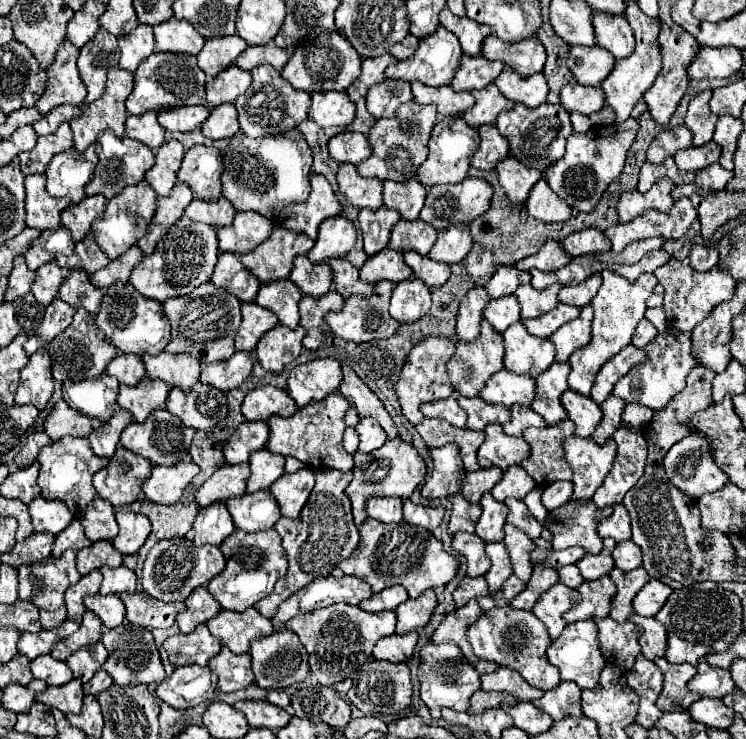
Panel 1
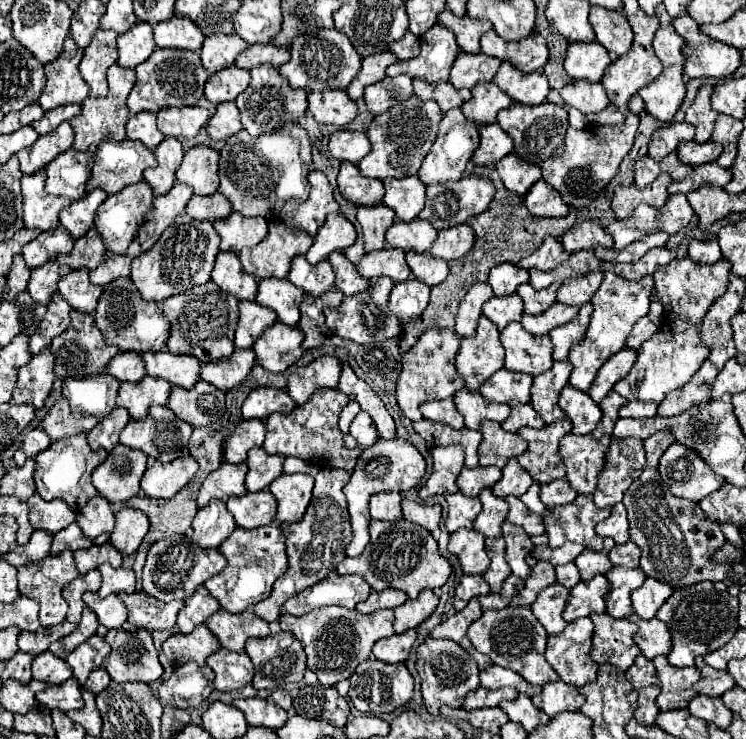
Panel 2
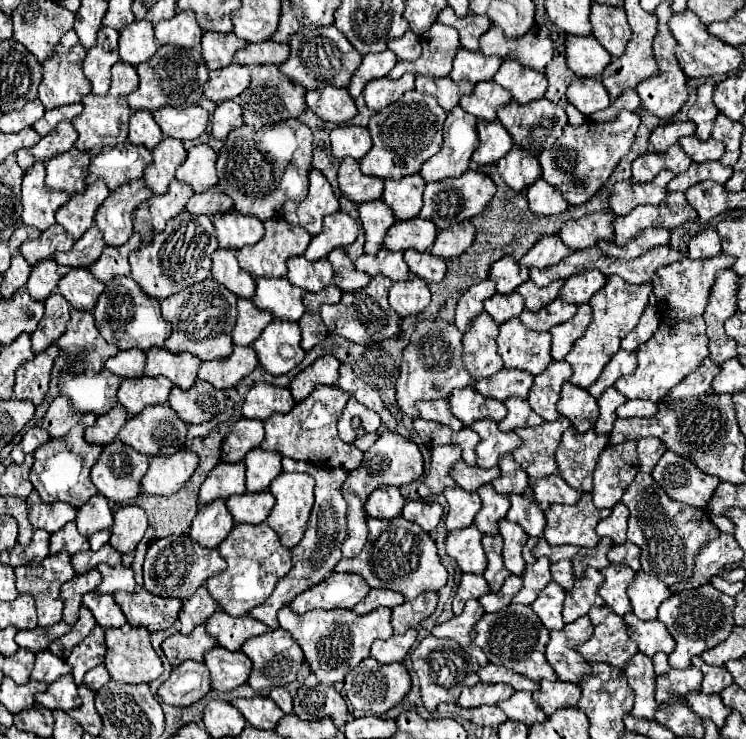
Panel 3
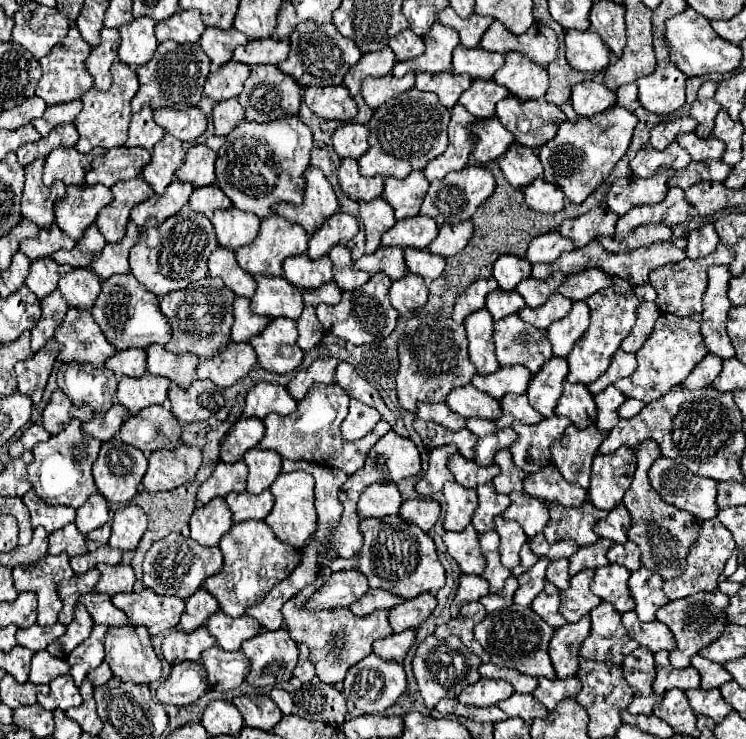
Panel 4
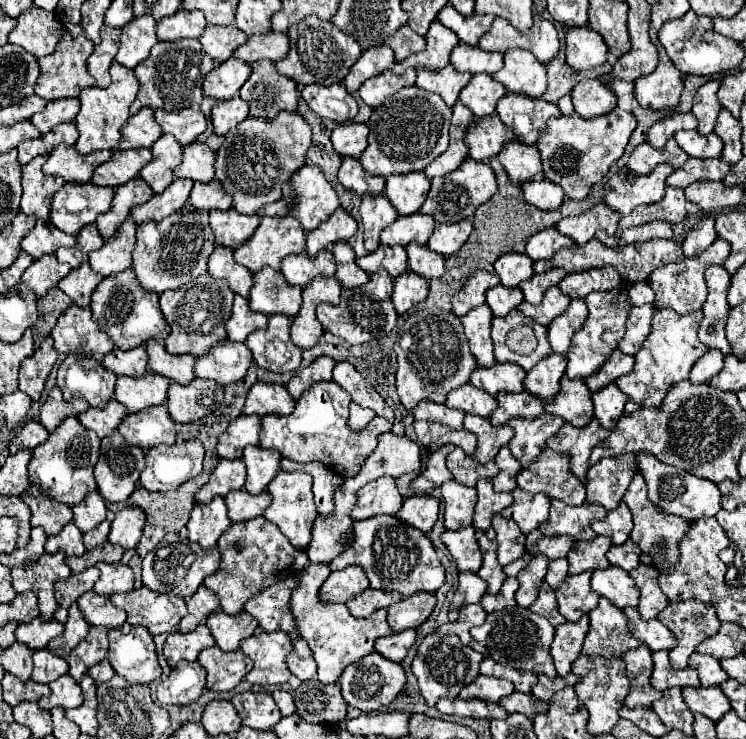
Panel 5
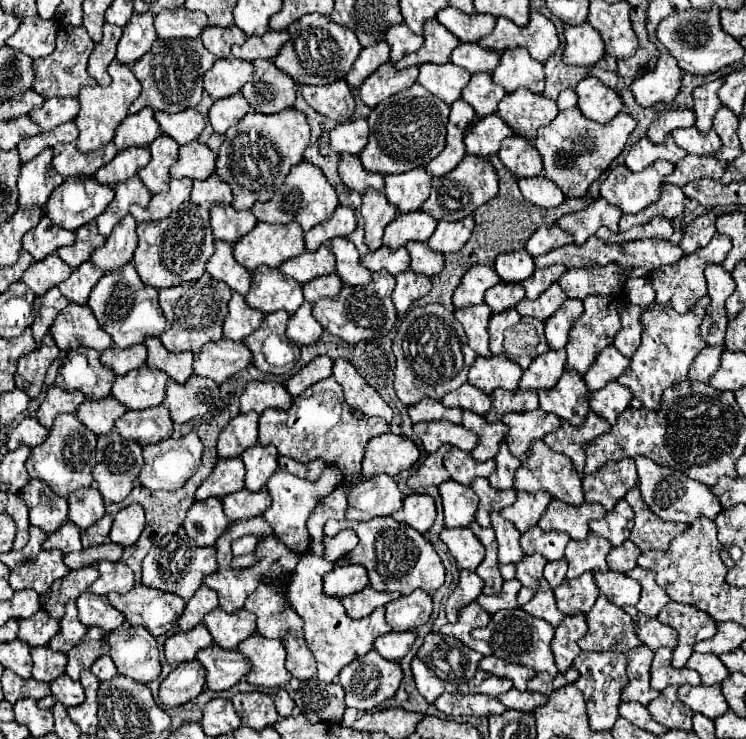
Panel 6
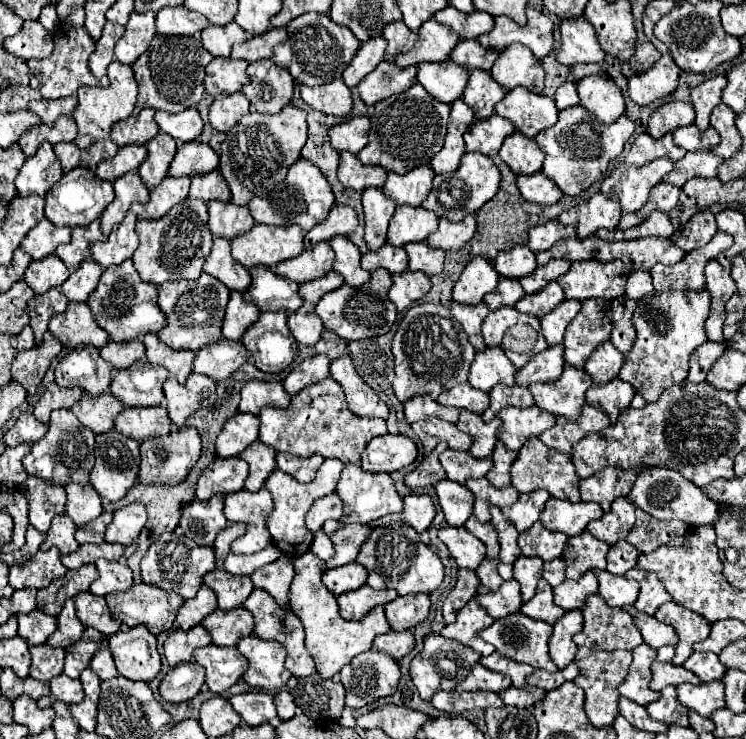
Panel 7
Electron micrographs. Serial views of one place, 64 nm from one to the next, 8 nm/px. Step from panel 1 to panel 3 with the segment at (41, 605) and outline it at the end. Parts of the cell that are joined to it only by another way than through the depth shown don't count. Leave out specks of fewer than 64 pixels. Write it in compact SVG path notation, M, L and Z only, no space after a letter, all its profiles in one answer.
M60 552L46 556L38 564L26 564L16 568L16 588L20 594L30 594L36 600L38 626L52 626L62 620L64 602L60 598L60 586L76 576L70 554Z

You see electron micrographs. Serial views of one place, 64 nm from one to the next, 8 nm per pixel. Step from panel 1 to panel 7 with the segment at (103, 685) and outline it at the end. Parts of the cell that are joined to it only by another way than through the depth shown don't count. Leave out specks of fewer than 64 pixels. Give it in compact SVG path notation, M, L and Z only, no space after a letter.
M102 648L100 652L96 652L96 656L92 658L90 662L90 670L94 674L98 674L100 680L110 680L118 674L116 666L114 666L114 660L112 660L112 654L108 648Z

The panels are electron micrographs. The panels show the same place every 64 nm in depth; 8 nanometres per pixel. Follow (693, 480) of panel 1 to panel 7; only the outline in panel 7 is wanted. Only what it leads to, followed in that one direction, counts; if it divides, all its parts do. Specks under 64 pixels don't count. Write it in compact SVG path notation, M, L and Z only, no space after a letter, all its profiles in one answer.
M656 466L640 468L638 480L628 496L638 508L642 508L644 512L648 512L658 520L682 520L690 526L700 526L700 524L712 524L718 516L718 502L708 500L708 496L696 484L686 480L680 472L668 468L656 468Z

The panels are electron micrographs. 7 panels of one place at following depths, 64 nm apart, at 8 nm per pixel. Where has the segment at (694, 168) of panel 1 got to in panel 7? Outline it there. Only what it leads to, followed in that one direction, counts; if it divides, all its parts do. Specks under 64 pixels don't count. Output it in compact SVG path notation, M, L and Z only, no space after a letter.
M692 124L692 126L684 126L684 128L676 128L674 130L674 142L680 148L686 148L688 152L698 152L698 150L712 150L714 146L718 146L720 136L714 128L708 128L708 130L700 132Z

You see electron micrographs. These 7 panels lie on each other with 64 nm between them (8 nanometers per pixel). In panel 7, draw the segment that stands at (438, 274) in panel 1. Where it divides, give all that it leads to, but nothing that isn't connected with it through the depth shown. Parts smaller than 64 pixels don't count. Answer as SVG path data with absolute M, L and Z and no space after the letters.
M412 242L404 246L408 252L408 260L410 260L410 270L420 270L426 272L428 276L432 274L440 274L442 266L444 266L444 252L440 250L430 250L424 242Z

